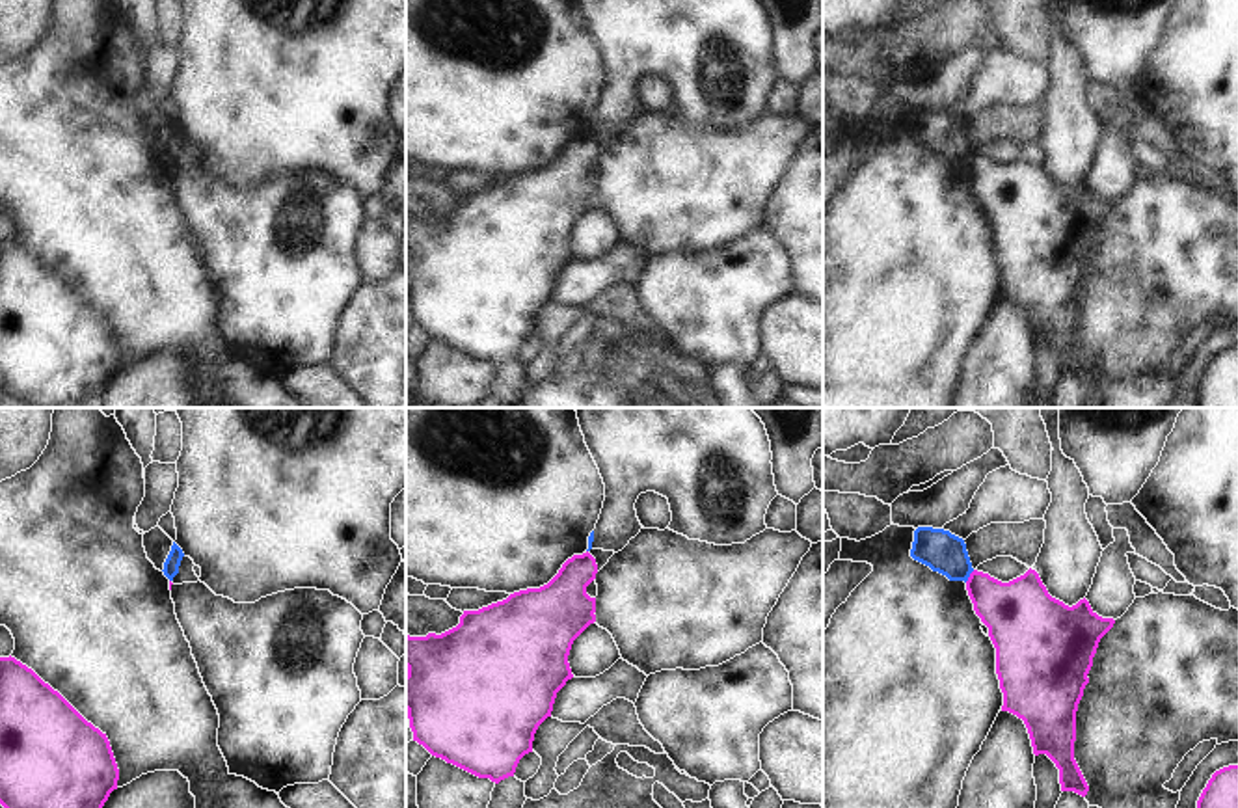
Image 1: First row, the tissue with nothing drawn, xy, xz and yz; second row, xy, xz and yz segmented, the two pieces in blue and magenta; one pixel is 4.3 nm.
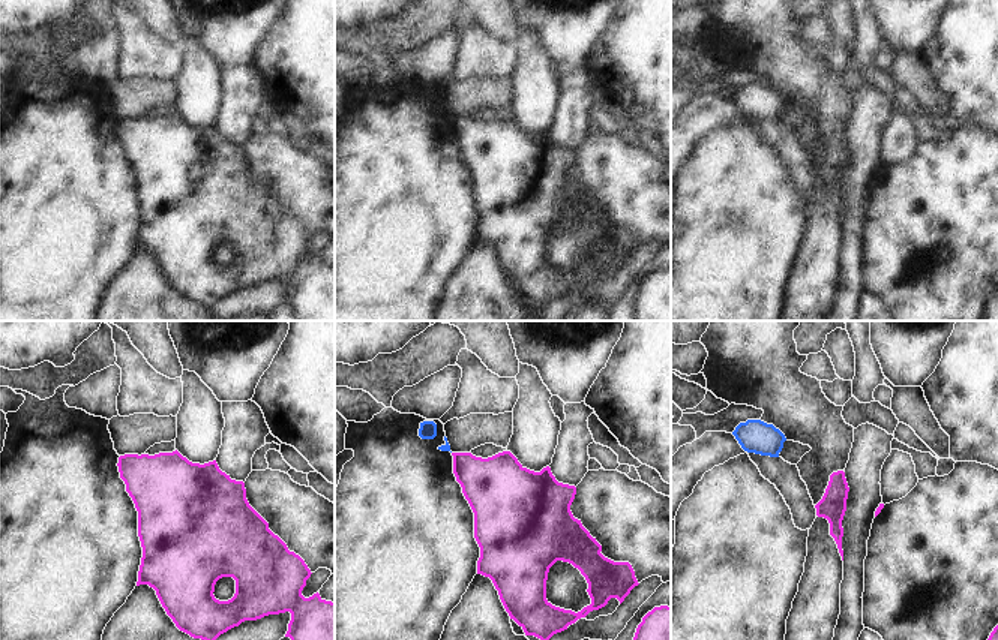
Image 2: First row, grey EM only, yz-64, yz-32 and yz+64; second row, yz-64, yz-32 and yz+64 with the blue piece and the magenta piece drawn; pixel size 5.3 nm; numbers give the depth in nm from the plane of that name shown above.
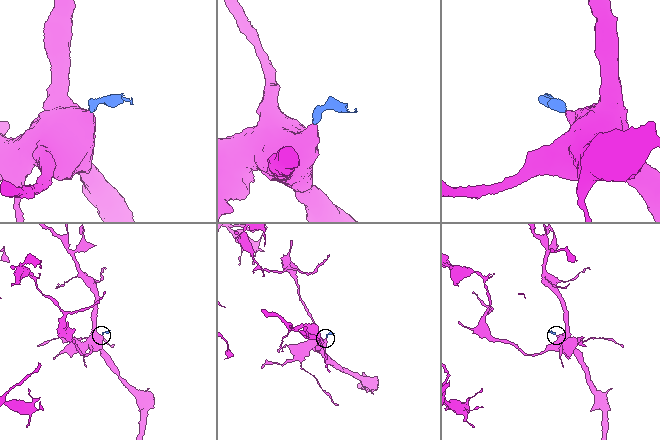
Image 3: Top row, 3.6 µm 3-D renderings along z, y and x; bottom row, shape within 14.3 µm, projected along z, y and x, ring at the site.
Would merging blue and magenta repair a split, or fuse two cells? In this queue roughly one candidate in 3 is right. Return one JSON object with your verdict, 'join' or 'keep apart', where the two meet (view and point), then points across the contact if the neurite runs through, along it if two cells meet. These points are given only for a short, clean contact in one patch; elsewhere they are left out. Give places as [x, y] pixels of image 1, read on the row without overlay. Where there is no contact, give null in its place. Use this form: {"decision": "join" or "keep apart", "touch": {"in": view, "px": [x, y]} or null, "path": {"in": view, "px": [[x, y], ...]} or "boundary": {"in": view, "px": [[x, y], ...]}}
{"decision": "keep apart", "touch": {"in": "yz", "px": [968, 159]}, "boundary": {"in": "yz", "px": [[974, 153], [965, 164]]}}

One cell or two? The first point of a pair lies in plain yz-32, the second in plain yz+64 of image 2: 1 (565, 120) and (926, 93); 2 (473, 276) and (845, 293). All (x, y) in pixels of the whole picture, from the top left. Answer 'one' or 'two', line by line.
1: two
2: two

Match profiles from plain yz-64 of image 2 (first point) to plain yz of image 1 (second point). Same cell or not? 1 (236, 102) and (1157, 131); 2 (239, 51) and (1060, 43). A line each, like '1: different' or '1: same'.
1: different
2: different

